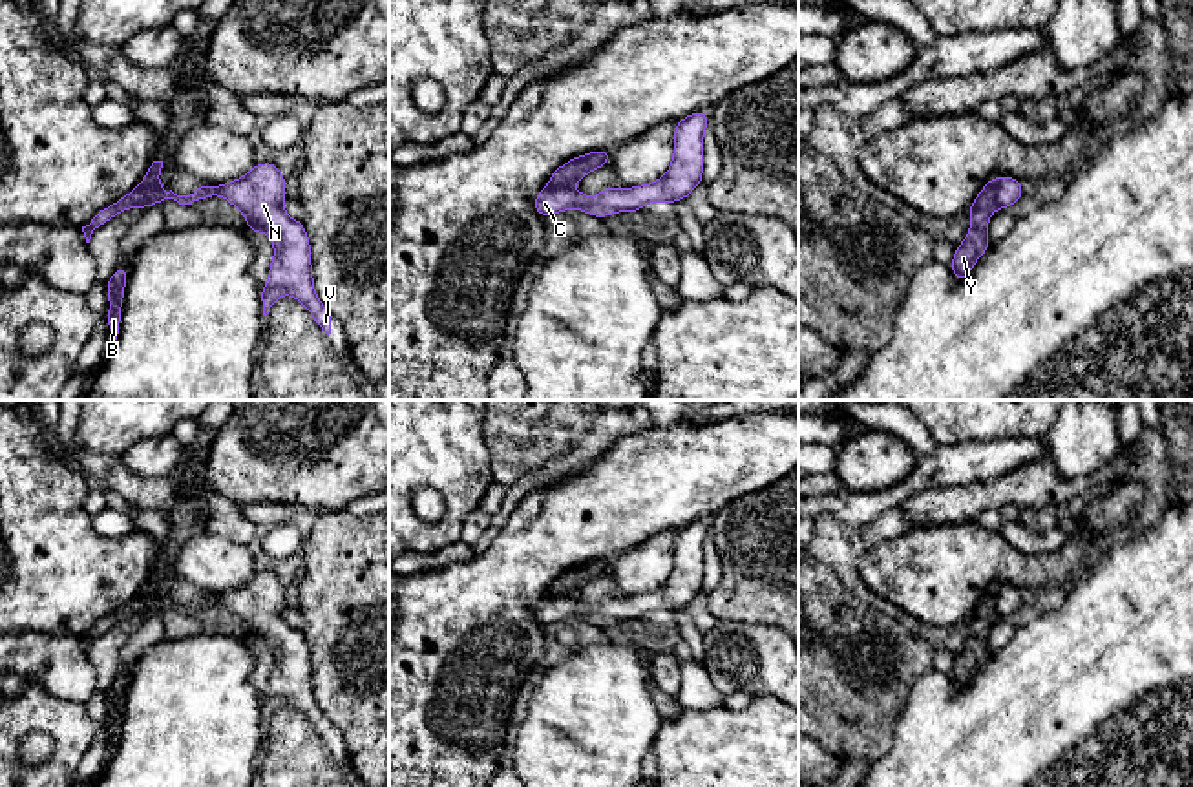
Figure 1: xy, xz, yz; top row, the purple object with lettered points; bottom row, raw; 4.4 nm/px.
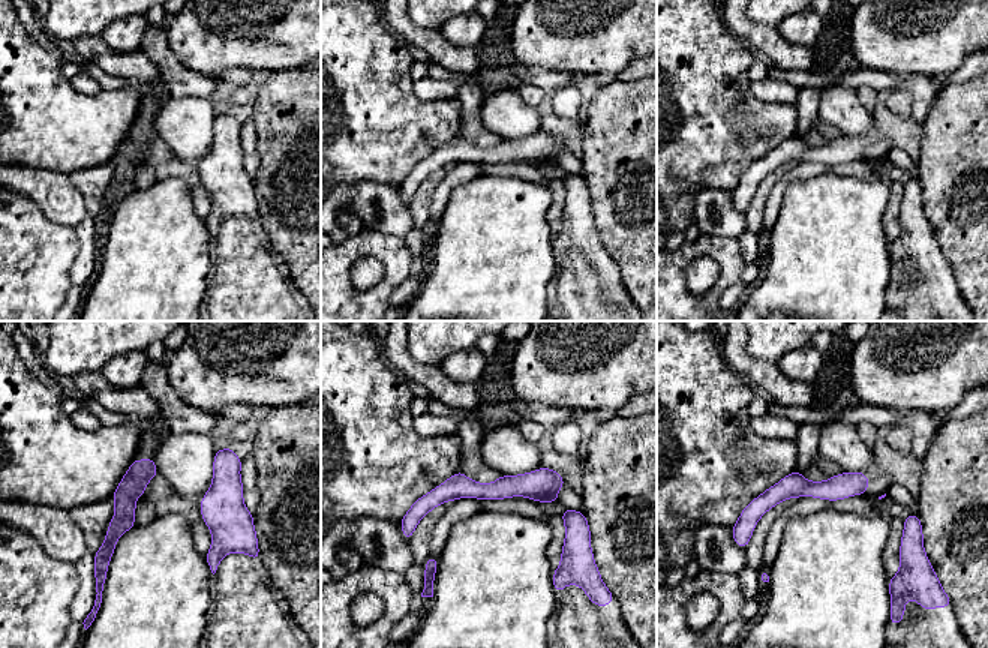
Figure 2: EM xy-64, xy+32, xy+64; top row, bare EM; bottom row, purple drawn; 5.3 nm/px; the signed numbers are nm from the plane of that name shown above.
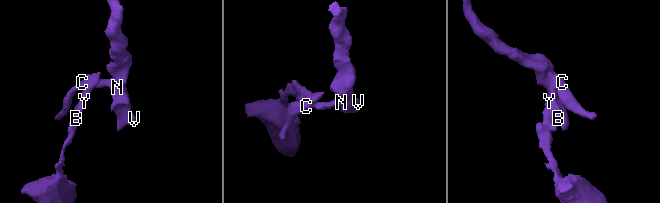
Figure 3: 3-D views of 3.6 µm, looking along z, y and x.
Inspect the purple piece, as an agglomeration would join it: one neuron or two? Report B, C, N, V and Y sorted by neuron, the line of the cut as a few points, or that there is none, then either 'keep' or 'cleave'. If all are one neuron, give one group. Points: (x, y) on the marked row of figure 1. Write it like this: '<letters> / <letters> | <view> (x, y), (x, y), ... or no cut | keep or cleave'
B Y / C N V | yz (1000, 178), (996, 207) | cleave

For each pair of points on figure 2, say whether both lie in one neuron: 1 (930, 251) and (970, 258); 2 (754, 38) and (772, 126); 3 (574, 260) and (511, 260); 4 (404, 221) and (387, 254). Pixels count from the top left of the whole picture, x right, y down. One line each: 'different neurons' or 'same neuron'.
1: different neurons
2: different neurons
3: different neurons
4: different neurons

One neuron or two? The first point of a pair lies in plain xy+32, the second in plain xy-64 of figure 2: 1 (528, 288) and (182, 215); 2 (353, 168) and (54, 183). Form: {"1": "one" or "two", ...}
{"1": "one", "2": "two"}

